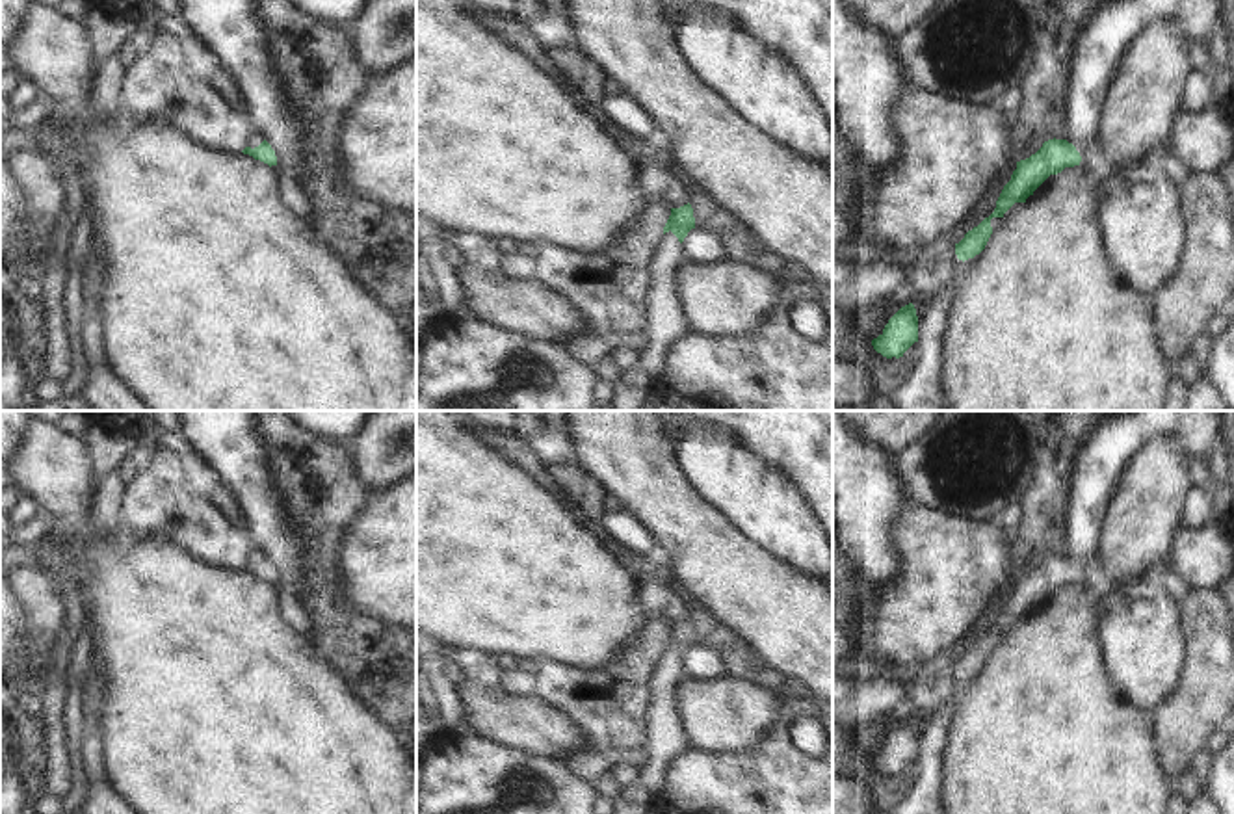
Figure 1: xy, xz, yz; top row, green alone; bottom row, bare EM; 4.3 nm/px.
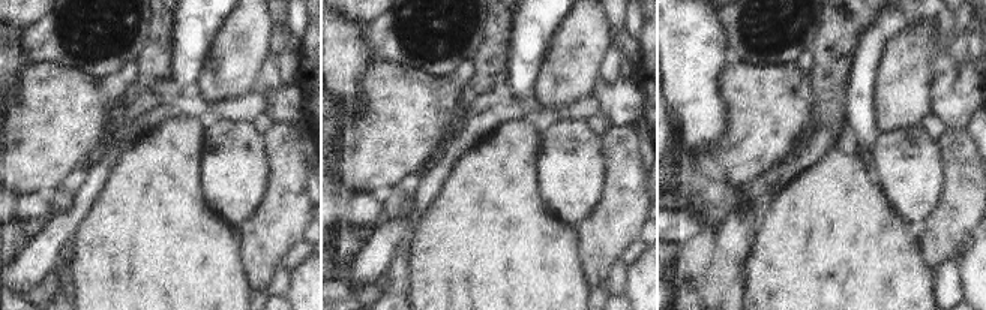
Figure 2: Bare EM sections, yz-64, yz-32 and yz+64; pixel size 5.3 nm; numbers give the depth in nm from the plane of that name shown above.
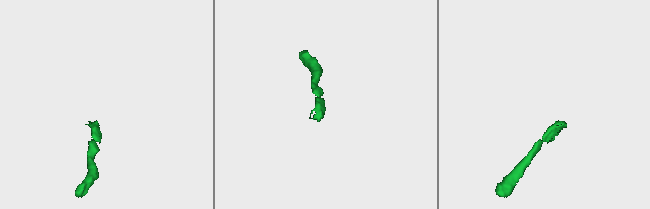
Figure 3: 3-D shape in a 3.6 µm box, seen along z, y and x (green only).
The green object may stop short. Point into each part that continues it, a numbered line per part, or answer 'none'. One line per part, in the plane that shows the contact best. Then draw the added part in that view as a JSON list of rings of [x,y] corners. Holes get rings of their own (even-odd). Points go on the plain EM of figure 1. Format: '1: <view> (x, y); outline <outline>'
1: xz (606, 703); outline [[[652,619],[630,647],[597,669],[539,660],[533,695],[569,716],[589,745],[643,747],[645,686],[669,632],[665,619]]]

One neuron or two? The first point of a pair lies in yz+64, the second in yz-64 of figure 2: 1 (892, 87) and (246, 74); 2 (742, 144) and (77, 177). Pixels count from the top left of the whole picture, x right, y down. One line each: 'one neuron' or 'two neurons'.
1: one neuron
2: two neurons

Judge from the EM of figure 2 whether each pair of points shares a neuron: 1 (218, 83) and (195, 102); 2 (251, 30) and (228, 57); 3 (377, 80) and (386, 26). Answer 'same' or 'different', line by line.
1: different
2: same
3: different

